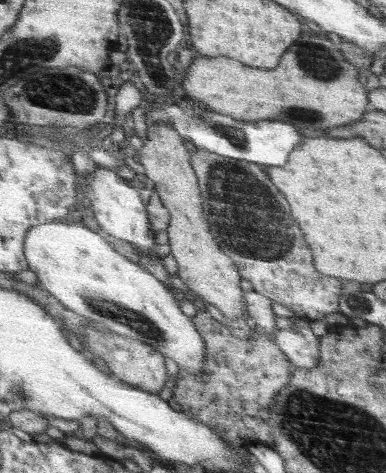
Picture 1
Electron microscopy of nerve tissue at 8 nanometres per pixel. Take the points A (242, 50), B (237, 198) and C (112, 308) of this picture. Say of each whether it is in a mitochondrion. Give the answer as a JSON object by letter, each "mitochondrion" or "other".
{"A":"other","B":"mitochondrion","C":"mitochondrion"}

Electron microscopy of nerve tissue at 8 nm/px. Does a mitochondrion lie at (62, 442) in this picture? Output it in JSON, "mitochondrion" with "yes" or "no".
{"mitochondrion":"no"}

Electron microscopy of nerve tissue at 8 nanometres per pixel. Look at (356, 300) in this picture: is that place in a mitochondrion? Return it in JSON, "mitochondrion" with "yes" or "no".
{"mitochondrion":"yes"}

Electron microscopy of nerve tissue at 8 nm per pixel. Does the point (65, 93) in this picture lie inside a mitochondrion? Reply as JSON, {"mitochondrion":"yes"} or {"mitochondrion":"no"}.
{"mitochondrion":"yes"}

